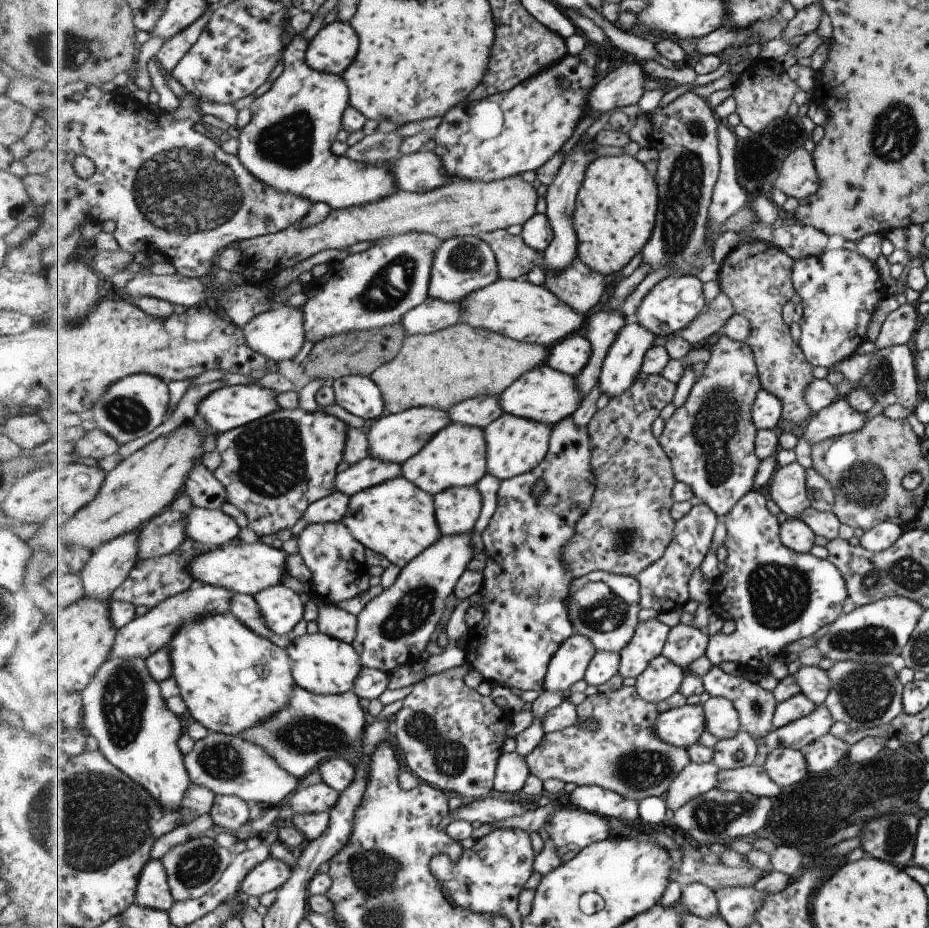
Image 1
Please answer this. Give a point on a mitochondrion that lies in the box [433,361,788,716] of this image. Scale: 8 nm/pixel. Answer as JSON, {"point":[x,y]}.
{"point":[715,426]}

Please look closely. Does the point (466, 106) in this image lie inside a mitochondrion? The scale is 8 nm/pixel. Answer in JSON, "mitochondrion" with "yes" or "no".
{"mitochondrion":"no"}

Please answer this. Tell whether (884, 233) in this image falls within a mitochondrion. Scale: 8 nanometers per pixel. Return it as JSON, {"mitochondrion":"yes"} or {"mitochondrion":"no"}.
{"mitochondrion":"no"}

